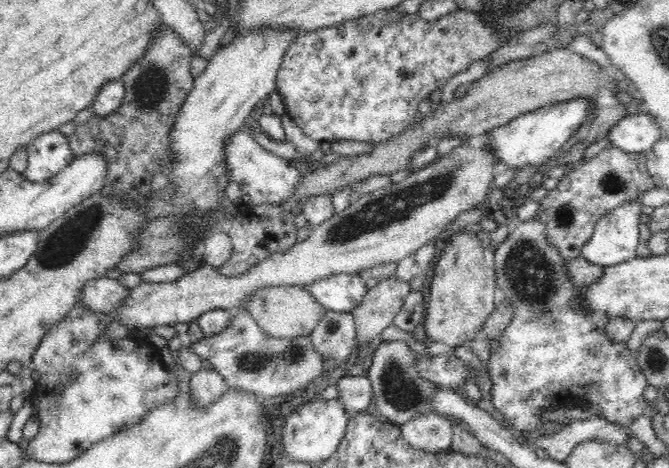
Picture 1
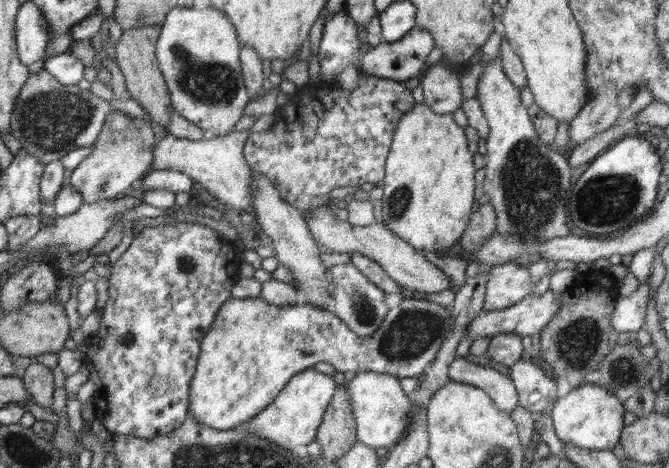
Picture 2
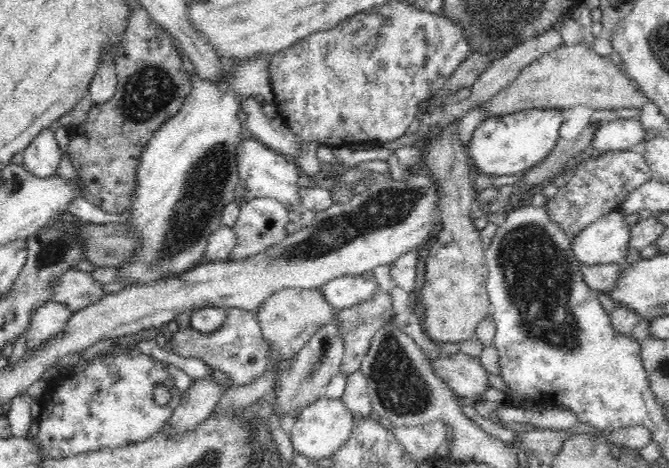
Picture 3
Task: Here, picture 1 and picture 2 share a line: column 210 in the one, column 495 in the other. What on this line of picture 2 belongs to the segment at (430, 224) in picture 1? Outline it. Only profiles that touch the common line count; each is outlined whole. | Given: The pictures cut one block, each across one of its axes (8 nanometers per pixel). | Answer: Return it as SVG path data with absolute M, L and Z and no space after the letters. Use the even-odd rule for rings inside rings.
M510 262L493 266L488 272L484 310L501 311L524 301L532 294L527 262Z

